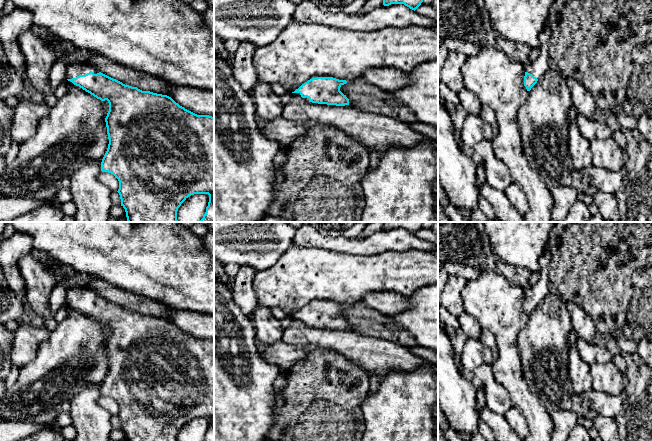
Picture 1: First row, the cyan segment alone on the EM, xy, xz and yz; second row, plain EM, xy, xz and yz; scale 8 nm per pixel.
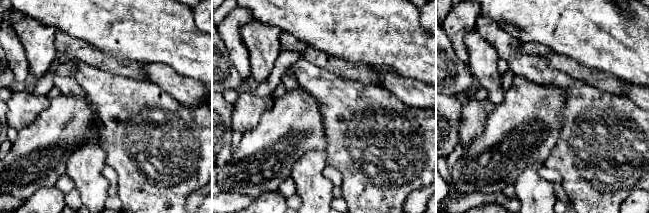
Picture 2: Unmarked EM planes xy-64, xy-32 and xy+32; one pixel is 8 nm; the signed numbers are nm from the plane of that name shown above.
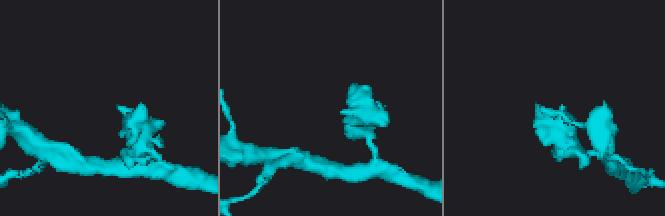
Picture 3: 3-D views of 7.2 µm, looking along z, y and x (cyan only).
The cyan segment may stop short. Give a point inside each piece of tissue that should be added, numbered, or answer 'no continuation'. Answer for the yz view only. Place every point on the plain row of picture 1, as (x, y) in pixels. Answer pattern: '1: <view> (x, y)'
1: yz (539, 291)

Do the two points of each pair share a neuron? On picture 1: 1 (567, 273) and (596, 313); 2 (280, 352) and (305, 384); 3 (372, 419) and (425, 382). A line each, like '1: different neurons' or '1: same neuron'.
1: same neuron
2: different neurons
3: same neuron

